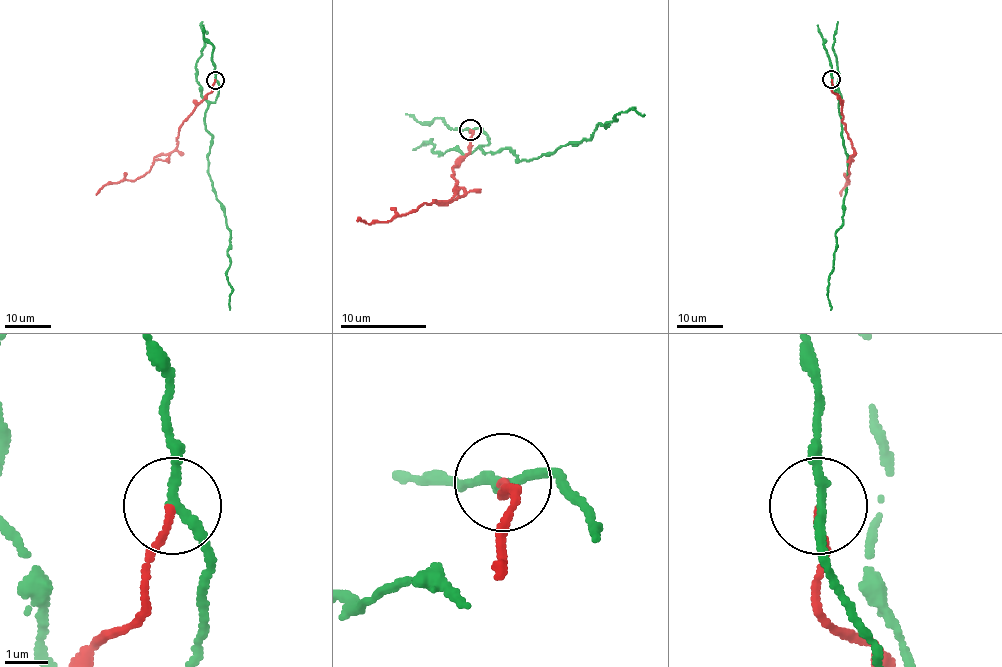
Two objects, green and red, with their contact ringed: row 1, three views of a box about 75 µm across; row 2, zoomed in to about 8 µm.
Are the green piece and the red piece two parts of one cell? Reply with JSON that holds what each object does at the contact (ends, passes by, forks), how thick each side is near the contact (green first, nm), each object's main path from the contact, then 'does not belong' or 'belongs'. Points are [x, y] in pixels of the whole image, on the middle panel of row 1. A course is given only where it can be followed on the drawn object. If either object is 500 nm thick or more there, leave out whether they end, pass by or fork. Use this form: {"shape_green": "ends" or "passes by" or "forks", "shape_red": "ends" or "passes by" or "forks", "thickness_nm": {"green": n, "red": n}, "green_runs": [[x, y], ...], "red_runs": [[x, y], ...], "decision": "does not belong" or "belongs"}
{"shape_green": "passes by", "shape_red": "ends", "thickness_nm": {"green": 200, "red": 150}, "green_runs": [[470, 129], [488, 137], [485, 152], [514, 149], [530, 159], [587, 139], [615, 115], [645, 114]], "red_runs": [[470, 129], [471, 144], [452, 175], [463, 190], [460, 198], [433, 200], [389, 221], [357, 220]], "decision": "does not belong"}

